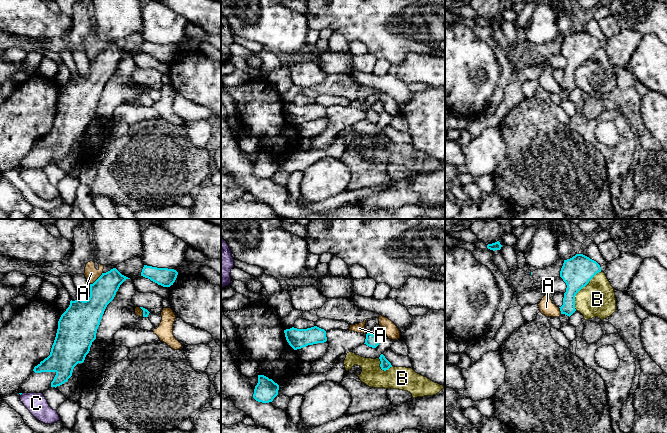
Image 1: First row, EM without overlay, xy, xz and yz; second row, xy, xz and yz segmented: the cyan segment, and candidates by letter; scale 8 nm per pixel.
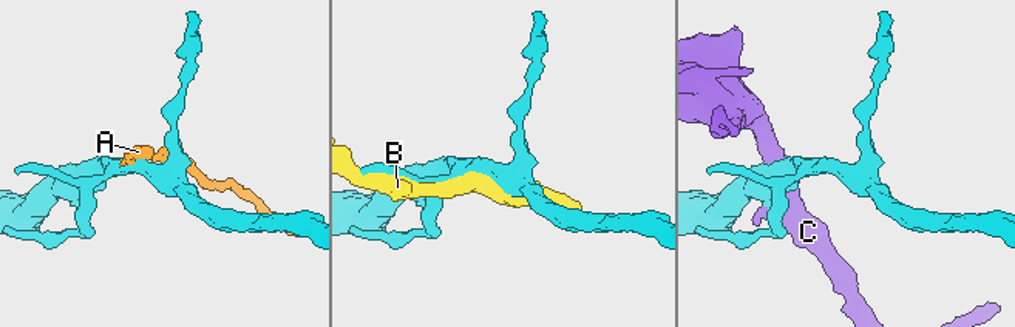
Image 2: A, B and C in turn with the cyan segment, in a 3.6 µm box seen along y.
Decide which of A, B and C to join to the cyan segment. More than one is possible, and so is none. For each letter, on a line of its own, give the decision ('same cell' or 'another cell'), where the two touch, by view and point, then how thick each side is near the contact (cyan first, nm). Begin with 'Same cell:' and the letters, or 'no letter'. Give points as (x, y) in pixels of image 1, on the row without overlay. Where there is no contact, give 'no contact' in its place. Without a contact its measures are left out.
Same cell: no letter
A: another cell; contact xy (97, 55); calibres 200 and 110 nm
B: another cell; contact yz (580, 65); calibres 240 and 280 nm
C: another cell; no contact

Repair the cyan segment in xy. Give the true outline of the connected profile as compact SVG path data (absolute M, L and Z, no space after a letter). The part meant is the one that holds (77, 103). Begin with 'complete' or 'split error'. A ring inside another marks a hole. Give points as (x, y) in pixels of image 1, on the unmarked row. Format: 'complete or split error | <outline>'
complete | M113 44L106 49L102 49L93 60L90 60L90 73L88 76L83 77L78 74L75 77L70 77L69 83L58 97L58 105L50 131L33 145L35 149L55 148L56 151L51 158L51 163L56 164L67 158L72 152L74 143L78 139L84 138L92 118L96 115L97 105L107 81L114 75L120 61L126 55L130 54Z

